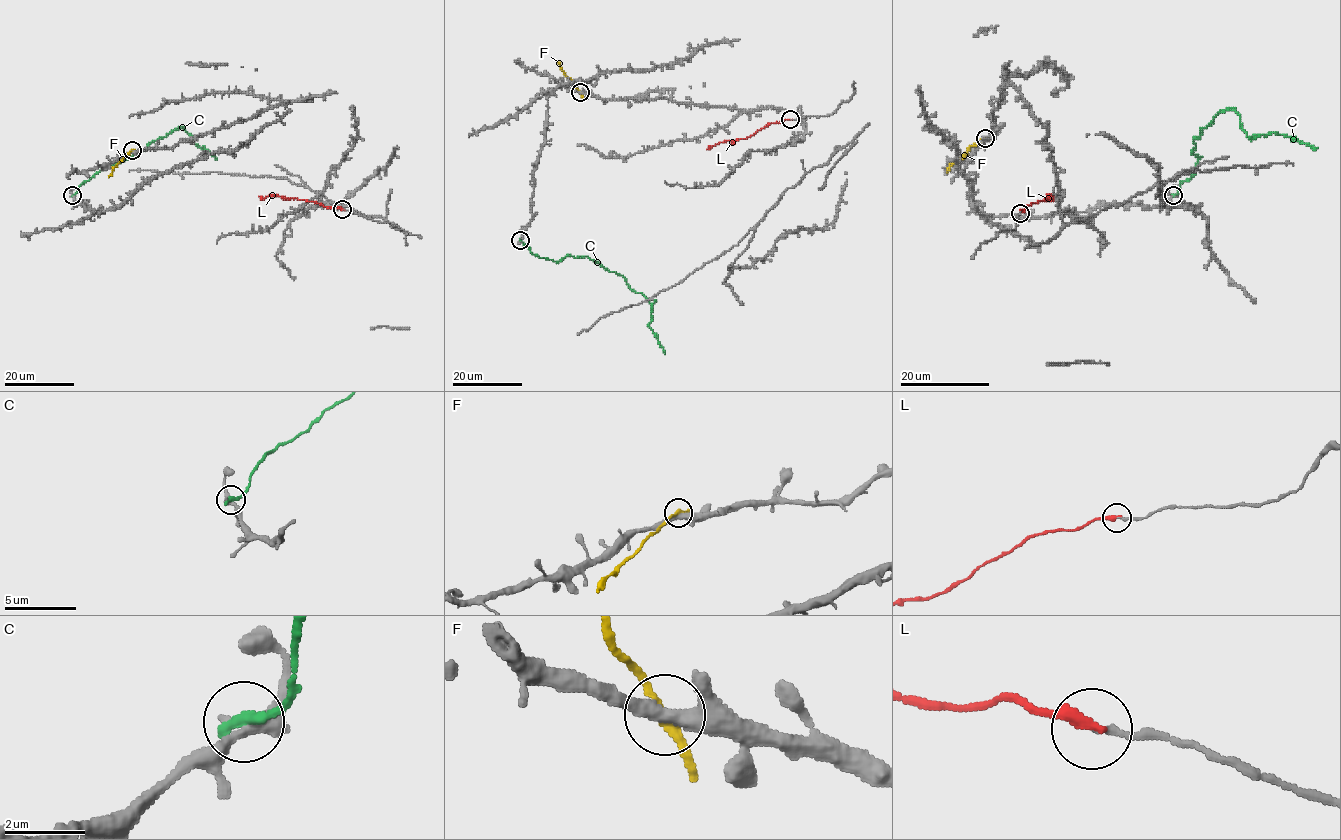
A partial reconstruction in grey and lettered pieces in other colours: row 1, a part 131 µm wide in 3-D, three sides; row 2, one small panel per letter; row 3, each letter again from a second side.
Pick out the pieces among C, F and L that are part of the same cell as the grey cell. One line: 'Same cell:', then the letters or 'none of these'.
Same cell: L

